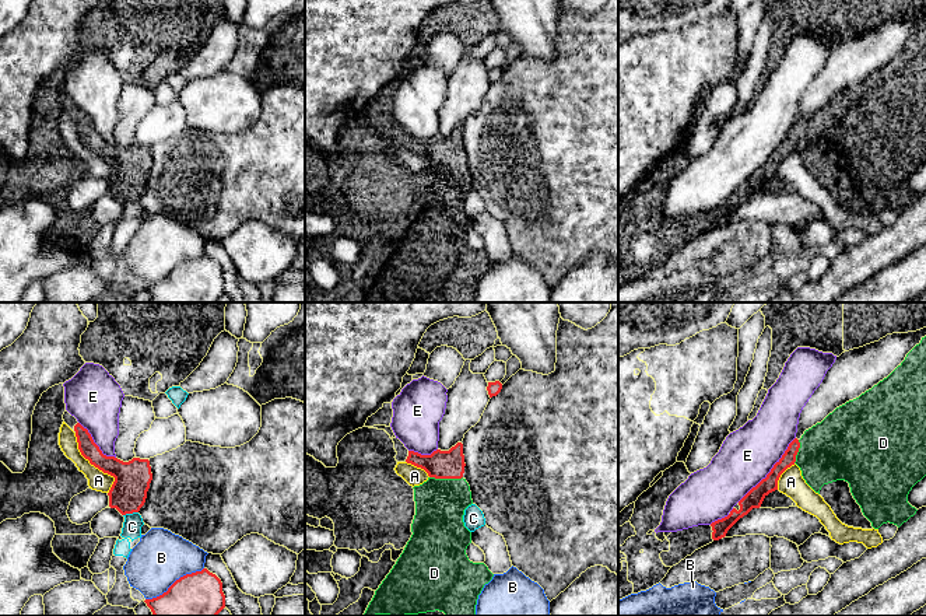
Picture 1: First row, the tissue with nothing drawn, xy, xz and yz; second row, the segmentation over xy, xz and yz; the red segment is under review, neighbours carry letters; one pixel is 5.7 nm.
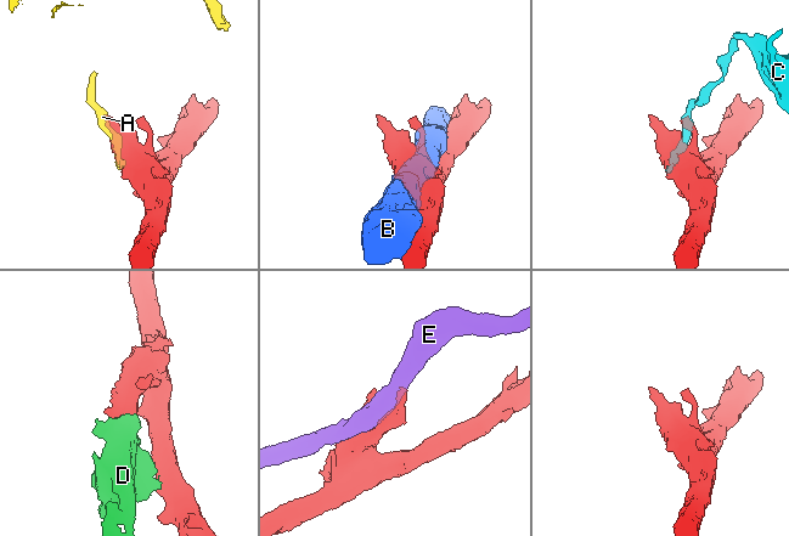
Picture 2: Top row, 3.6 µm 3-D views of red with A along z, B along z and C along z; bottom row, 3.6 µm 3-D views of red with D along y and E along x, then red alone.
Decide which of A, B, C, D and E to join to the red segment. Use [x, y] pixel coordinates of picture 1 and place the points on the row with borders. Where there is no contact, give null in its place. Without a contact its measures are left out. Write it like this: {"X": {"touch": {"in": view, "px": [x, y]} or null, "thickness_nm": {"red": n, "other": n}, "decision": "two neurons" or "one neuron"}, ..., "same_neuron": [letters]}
{"A": {"touch": {"in": "xy", "px": [95, 466]}, "thickness_nm": {"red": 220, "other": 120}, "decision": "two neurons"}, "B": {"touch": {"in": "xy", "px": [174, 583]}, "thickness_nm": {"red": 360, "other": 320}, "decision": "two neurons"}, "C": {"touch": {"in": "xy", "px": [130, 513]}, "thickness_nm": {"red": 220, "other": 110}, "decision": "two neurons"}, "D": {"touch": {"in": "xz", "px": [446, 478]}, "thickness_nm": {"red": 160, "other": 280}, "decision": "one neuron"}, "E": {"touch": {"in": "yz", "px": [771, 471]}, "thickness_nm": {"red": 100, "other": 320}, "decision": "two neurons"}, "same_neuron": ["D"]}

